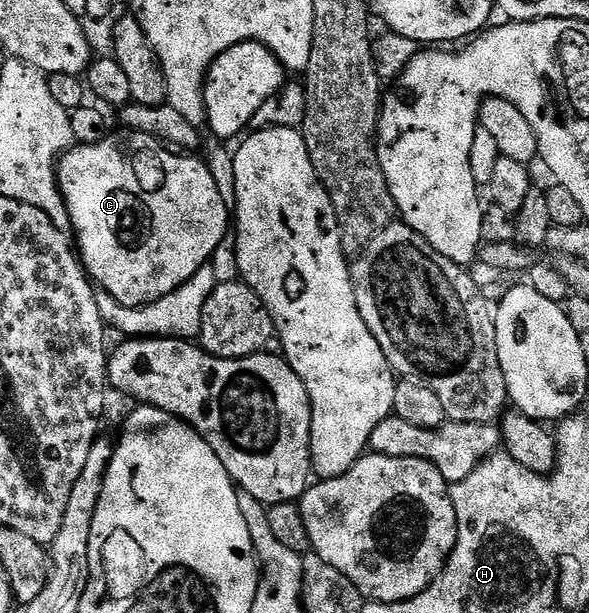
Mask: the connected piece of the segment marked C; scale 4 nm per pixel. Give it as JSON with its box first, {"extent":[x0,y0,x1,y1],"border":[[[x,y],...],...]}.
{"extent":[58,128,229,306],"border":[[[123,128],[118,132],[112,132],[107,135],[101,144],[89,144],[88,146],[74,145],[60,159],[58,166],[60,189],[63,191],[63,198],[67,201],[69,216],[71,217],[71,230],[73,231],[74,241],[77,243],[77,253],[83,263],[84,270],[87,271],[87,277],[98,289],[103,290],[117,304],[126,306],[148,306],[181,288],[189,279],[201,269],[202,266],[210,263],[213,252],[224,245],[229,238],[229,208],[225,200],[221,200],[221,192],[217,190],[217,180],[213,178],[213,172],[206,161],[203,162],[199,156],[188,156],[183,152],[176,152],[158,142],[153,136],[133,132]]]}

